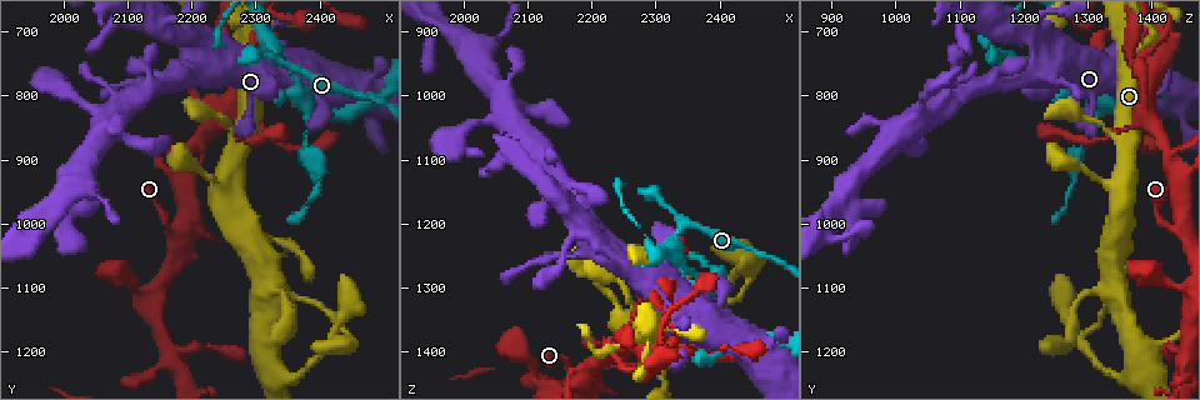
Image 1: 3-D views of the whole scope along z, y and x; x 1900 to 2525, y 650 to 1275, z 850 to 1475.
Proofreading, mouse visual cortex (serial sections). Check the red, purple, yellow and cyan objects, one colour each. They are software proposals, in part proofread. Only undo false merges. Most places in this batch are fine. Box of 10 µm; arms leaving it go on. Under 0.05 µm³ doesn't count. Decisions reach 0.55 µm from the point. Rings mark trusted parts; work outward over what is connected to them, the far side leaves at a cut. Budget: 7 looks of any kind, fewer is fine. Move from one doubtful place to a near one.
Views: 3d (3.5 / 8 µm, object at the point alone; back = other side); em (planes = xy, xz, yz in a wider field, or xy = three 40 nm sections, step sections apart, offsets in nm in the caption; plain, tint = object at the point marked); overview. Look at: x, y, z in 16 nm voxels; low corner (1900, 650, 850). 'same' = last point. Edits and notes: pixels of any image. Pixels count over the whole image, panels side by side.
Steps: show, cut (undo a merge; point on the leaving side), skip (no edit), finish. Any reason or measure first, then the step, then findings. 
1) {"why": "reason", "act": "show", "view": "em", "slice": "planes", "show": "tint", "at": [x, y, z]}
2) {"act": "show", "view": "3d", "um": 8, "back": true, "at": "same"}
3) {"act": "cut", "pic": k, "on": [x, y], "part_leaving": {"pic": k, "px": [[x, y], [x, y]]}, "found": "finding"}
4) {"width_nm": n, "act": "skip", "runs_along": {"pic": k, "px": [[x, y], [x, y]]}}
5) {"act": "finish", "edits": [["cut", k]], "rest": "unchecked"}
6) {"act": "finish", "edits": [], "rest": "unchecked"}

{"why": "narrows sharply", "act": "show", "view": "3d", "um": 3.5, "at": [2215, 1195, 1425]}

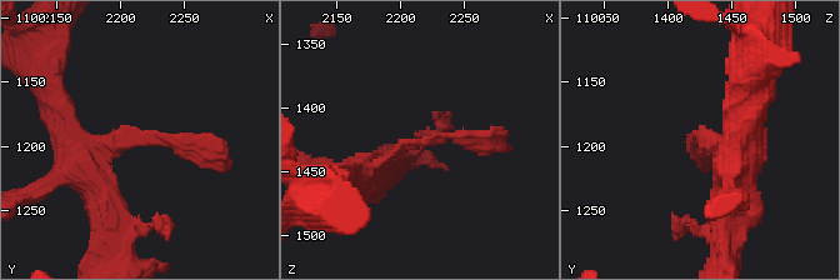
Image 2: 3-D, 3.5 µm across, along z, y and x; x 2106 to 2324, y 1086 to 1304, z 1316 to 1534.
{"act": "show", "view": "em", "slice": "xy", "step": 1, "show": "tint", "at": [2218, 1192, 1426]}

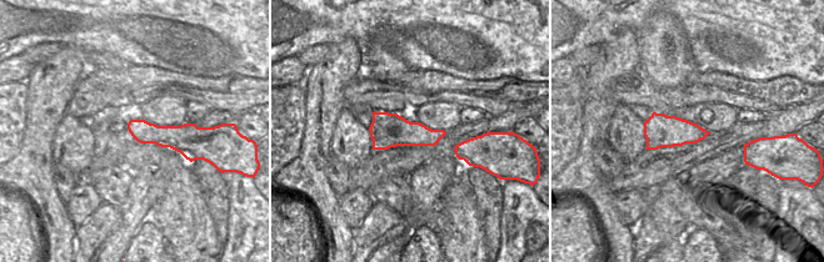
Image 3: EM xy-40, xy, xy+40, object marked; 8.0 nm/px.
{"act": "skip", "runs_along": {"pic": 2, "px": [[356, 180], [406, 144], [498, 144]]}, "found": "all the same cell"}

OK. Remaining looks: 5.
{"act": "show", "view": "3d", "um": 3.5, "at": [2170, 895, 1425]}

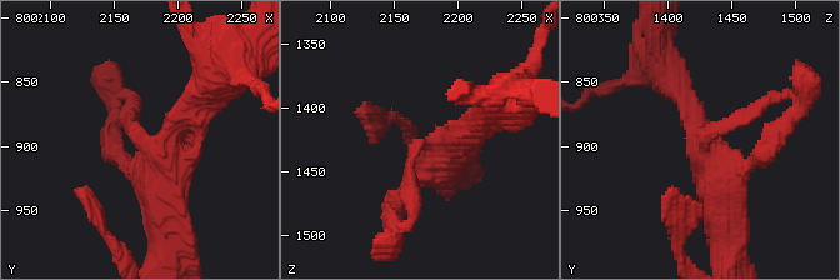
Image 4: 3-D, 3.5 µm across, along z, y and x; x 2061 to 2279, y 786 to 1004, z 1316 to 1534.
{"arms": 4, "arm_widths_nm": [200, 200, 300, 450], "act": "show", "view": "em", "slice": "planes", "show": "tint", "at": [2172, 898, 1428]}

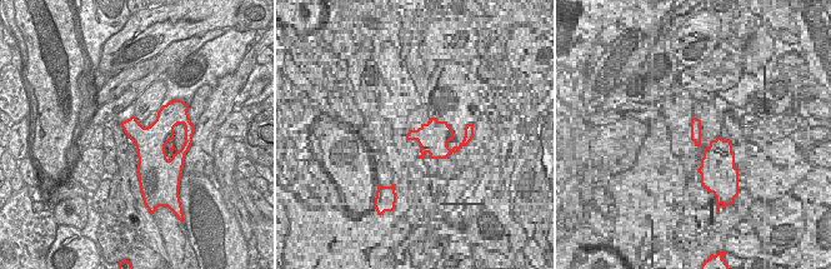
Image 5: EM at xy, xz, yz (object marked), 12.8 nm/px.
{"act": "skip", "runs_along": {"pic": 4, "px": [[720, 211], [704, 139], [761, 96]]}, "found": "one cell here"}

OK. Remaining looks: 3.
{"why": "thin neck", "act": "show", "view": "3d", "um": 3.5, "back": true, "at": [2375, 805, 1320]}

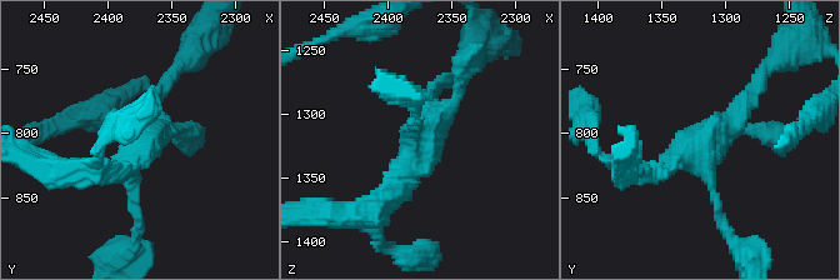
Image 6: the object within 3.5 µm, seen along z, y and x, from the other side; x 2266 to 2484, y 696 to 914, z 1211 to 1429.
{"act": "show", "view": "em", "slice": "xy", "step": 3, "show": "tint", "at": [2374, 808, 1318]}

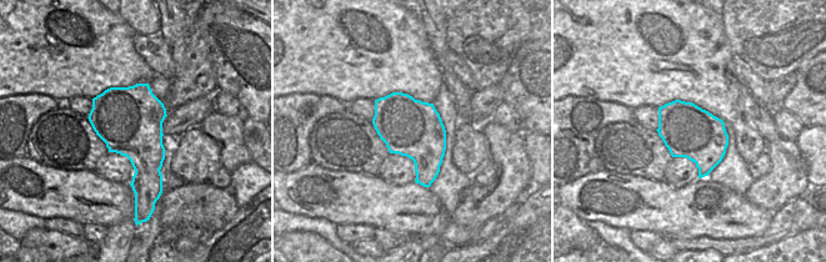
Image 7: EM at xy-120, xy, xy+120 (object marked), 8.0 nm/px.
{"act": "skip", "runs_along": {"pic": 6, "px": [[755, 89], [640, 174]]}, "found": "all the same cell"}

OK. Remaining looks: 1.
{"act": "finish", "edits": [], "rest": "unchecked"}

